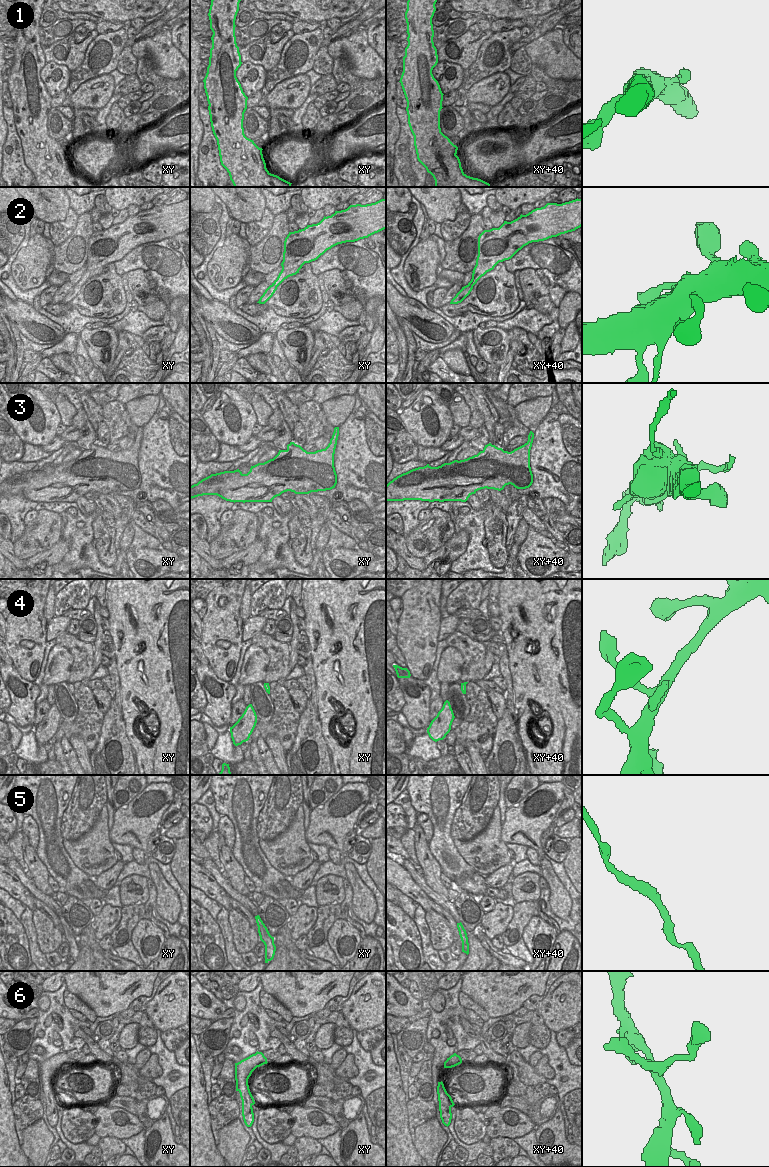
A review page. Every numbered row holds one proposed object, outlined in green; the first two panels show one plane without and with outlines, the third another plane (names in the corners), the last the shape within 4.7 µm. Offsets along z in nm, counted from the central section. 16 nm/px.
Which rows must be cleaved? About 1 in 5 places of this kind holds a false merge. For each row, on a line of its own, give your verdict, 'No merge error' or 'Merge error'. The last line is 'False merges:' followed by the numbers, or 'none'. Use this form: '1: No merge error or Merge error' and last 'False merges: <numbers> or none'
1: No merge error
2: No merge error
3: Merge error
4: No merge error
5: No merge error
6: No merge error
False merges: 3

